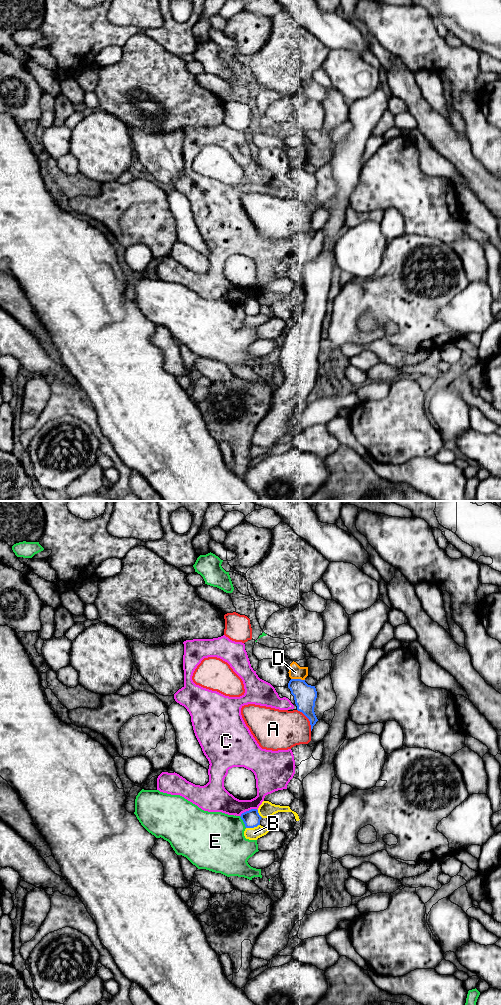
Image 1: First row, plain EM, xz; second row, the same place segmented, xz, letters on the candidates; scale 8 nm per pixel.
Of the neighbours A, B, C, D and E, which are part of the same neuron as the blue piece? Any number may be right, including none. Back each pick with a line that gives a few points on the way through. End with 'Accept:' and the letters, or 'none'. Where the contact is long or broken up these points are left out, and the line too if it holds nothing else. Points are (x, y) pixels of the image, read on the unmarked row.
Accept: none

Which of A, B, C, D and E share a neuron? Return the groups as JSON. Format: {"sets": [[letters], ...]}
{"sets": [["A"], ["B"], ["C"], ["D"], ["E"]]}

